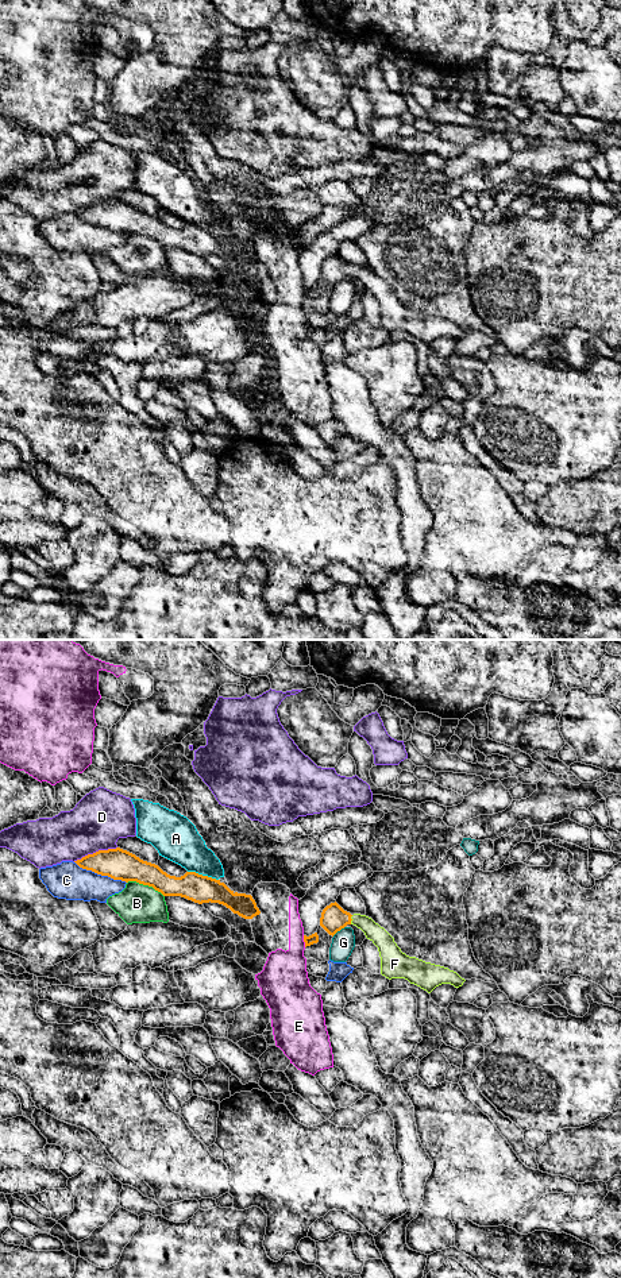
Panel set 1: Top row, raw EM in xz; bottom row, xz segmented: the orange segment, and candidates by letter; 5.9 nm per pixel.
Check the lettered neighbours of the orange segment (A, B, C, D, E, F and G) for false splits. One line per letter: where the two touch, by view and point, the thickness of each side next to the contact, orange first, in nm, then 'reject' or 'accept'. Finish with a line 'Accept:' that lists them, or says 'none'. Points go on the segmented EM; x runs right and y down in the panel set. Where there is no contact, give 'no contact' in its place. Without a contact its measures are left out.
A: xz (201, 875) | 170/260 nm | reject
B: xz (146, 884) | 190/240 nm | reject
C: xz (100, 873) | 190/220 nm | reject
D: xz (96, 852) | 190/320 nm | reject
E: xz (304, 941) | 60/280 nm | reject
F: xz (351, 919) | 160/110 nm | accept
G: xz (338, 930) | 160/140 nm | reject
Accept: F

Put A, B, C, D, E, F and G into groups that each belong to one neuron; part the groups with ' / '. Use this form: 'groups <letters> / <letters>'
groups A / B / C / D / E / F / G

